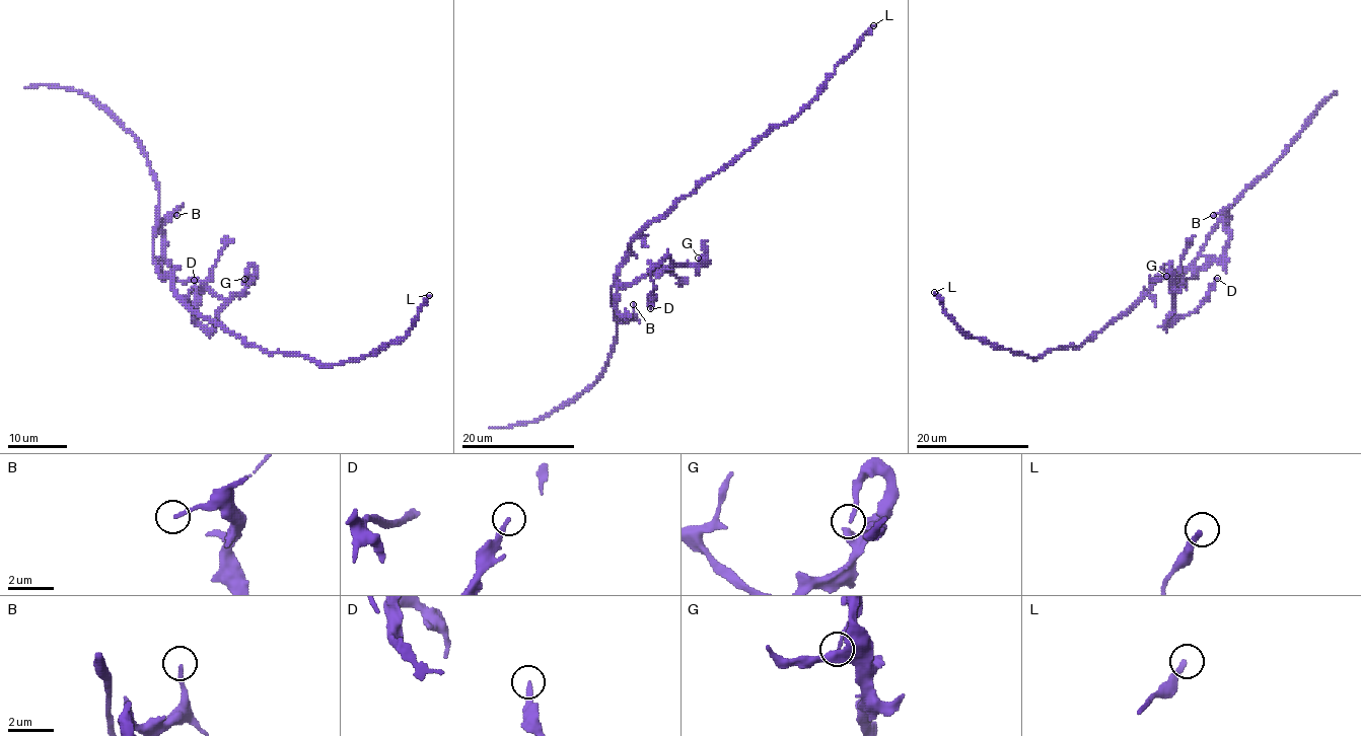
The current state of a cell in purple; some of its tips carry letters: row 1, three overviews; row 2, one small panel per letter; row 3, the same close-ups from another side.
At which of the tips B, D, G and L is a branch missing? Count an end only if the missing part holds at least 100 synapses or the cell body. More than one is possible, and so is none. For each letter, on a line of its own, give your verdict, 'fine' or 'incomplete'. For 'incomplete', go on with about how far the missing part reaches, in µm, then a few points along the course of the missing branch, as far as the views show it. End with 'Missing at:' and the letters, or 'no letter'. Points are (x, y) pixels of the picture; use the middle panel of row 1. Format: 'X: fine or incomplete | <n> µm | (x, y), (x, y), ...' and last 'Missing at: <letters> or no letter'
B: fine
D: fine
G: fine
L: fine
Missing at: no letter

